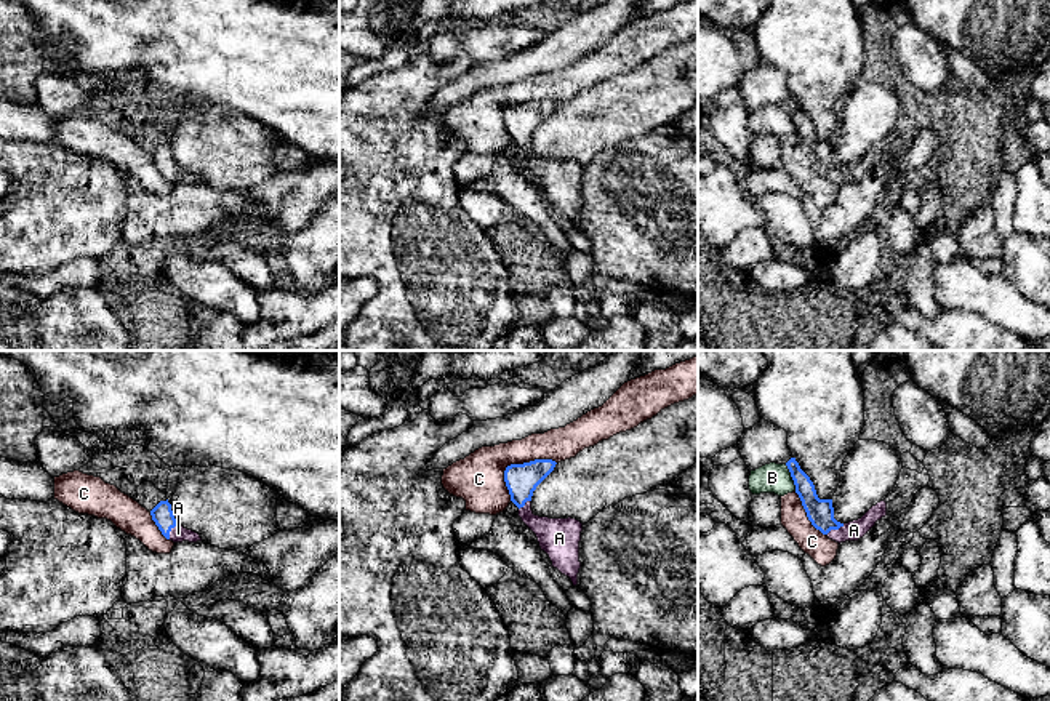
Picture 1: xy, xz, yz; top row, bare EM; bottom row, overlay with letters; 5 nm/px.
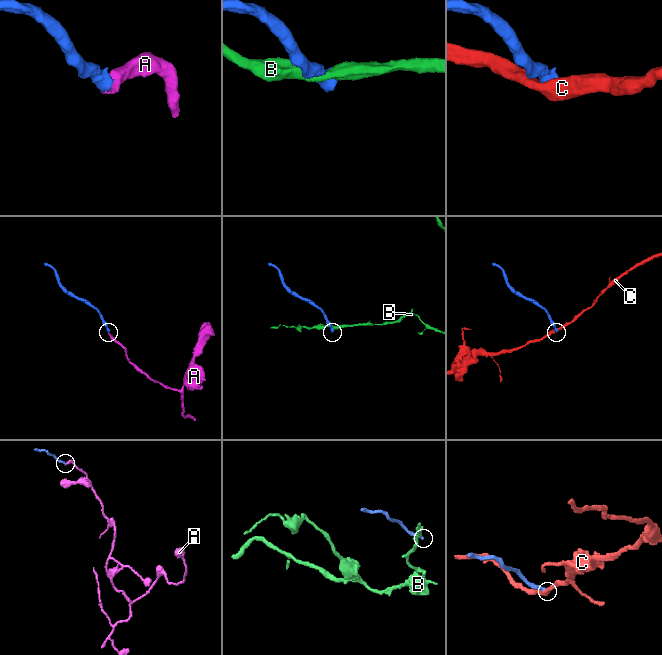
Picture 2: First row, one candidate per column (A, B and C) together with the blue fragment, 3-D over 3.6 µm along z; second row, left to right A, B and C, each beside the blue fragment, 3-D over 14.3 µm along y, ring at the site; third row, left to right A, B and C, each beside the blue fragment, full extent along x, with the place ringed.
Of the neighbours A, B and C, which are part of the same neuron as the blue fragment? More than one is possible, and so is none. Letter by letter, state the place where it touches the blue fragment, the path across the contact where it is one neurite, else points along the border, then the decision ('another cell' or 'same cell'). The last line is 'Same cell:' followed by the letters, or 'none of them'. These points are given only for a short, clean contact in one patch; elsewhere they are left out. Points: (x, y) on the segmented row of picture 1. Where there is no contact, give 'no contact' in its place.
A: meets blue in yz at (834, 528); runs through yz (820, 512), (834, 528), (853, 530); same cell
B: meets blue in yz at (791, 476); another cell
C: meets blue in xz at (514, 464); border along xz (556, 461), (530, 460), (511, 463), (504, 471), (509, 500); another cell
Same cell: A

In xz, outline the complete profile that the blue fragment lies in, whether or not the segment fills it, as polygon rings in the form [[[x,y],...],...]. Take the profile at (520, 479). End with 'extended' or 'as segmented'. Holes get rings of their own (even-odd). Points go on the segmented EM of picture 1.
[[[535,459],[523,464],[511,464],[504,471],[504,482],[511,501],[519,507],[519,517],[536,535],[554,568],[578,584],[579,541],[583,523],[576,519],[549,519],[535,515],[531,496],[536,487],[554,471],[555,461]]]; extended

